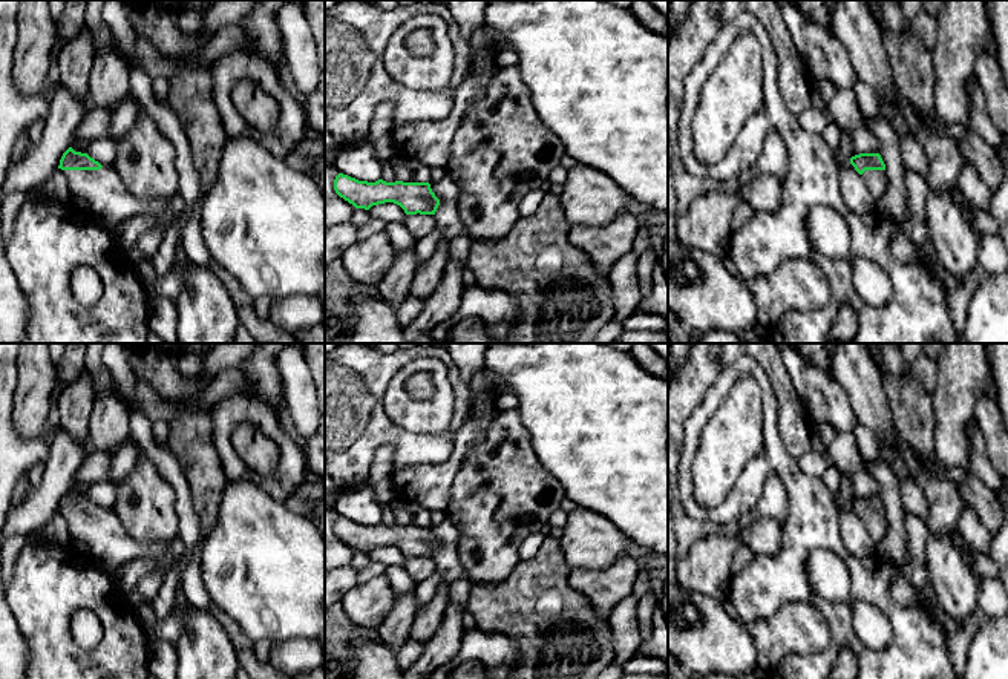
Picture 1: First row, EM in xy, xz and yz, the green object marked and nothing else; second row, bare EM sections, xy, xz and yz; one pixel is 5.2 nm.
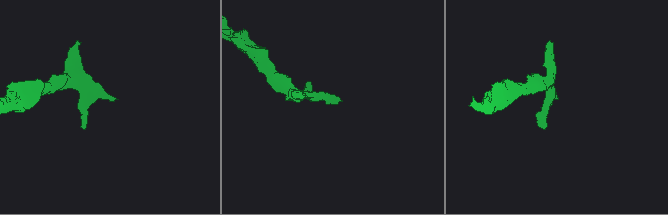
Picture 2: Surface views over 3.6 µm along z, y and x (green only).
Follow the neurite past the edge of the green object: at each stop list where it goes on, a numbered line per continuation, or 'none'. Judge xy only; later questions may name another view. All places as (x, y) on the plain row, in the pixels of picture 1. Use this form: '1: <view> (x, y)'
1: xy (111, 547)

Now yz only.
1: yz (877, 524)

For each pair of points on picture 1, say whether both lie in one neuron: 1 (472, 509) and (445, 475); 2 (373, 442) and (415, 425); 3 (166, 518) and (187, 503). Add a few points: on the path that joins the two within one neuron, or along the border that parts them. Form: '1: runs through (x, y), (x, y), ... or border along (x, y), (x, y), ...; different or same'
1: border along (464, 459), (451, 486), (451, 501), (445, 512); different
2: border along (392, 420), (422, 434); different
3: border along (163, 477), (175, 495), (178, 535); different

